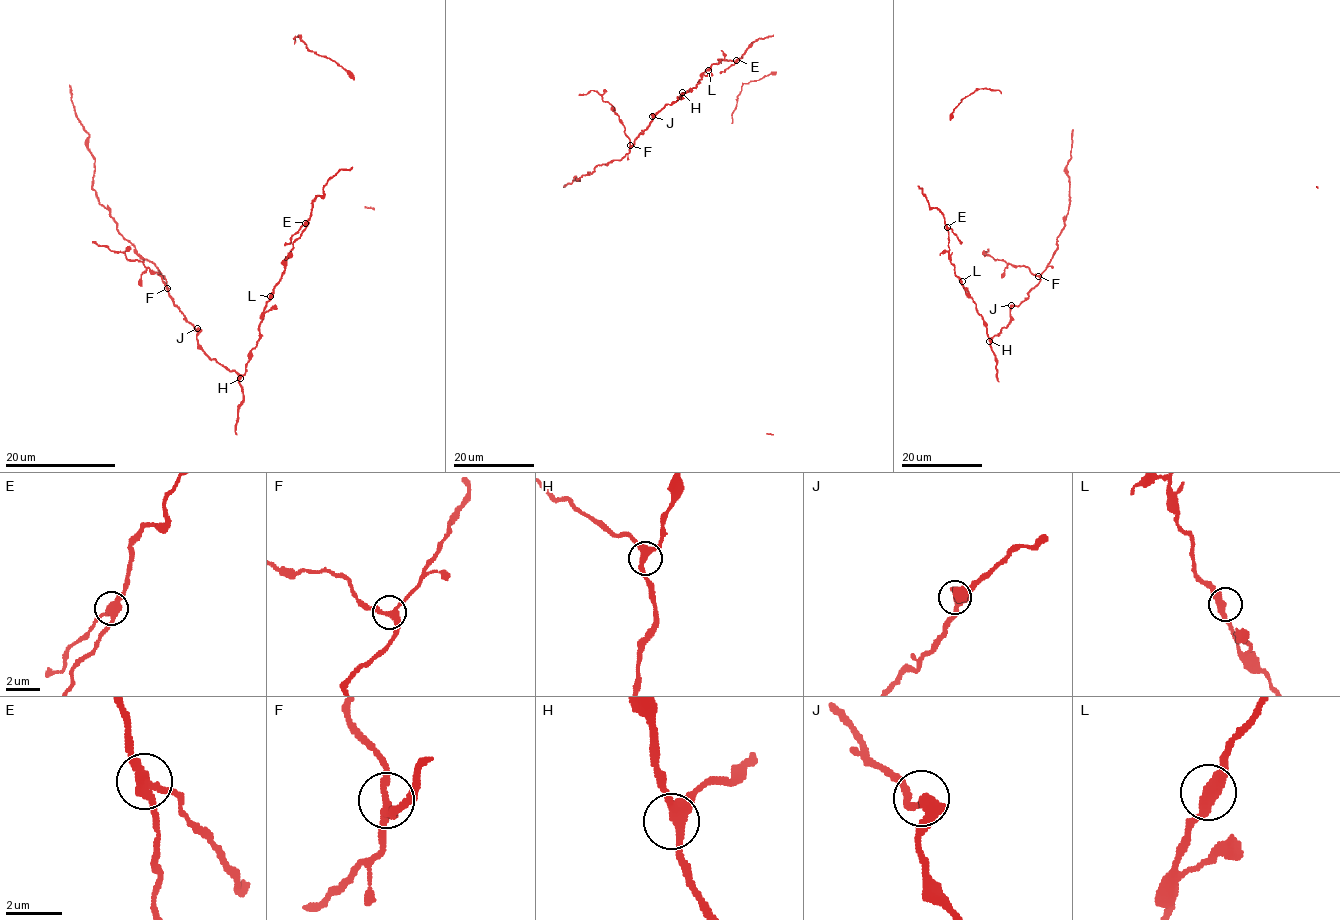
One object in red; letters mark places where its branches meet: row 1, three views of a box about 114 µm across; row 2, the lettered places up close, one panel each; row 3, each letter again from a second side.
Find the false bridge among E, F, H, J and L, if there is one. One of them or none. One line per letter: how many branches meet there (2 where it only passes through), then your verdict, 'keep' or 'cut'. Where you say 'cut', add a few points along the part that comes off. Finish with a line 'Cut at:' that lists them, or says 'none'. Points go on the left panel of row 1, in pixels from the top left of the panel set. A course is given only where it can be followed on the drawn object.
E: 3 | cut | (305, 223), (284, 245)
F: 3 | keep
H: 3 | keep
J: 2 | keep
L: 2 | keep
Cut at: E

